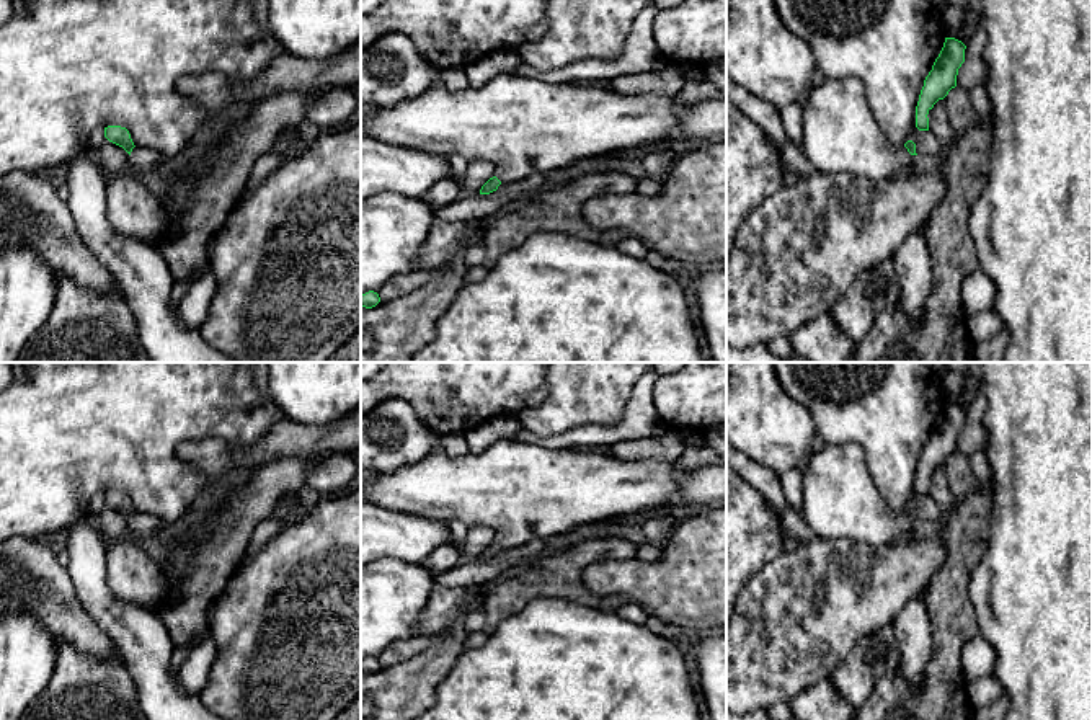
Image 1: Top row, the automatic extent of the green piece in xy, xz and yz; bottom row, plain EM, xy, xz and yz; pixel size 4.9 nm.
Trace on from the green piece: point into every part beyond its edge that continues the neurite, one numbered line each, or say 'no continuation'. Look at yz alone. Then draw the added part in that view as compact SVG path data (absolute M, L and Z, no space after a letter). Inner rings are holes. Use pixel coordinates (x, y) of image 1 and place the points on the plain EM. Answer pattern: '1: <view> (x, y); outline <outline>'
1: yz (839, 500); outline M826 444L800 472L800 511L818 537L872 547L909 537L912 521L886 506L859 444Z

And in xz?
1: xz (523, 492); outline M501 439L480 454L467 452L452 459L444 452L429 452L392 472L361 470L361 500L395 513L486 526L503 549L619 516L643 519L650 511L656 514L671 509L679 504L674 496L692 470L666 460L625 460L599 452L552 451Z

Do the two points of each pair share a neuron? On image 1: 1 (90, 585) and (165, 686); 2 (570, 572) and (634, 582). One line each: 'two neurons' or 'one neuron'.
1: one neuron
2: two neurons

